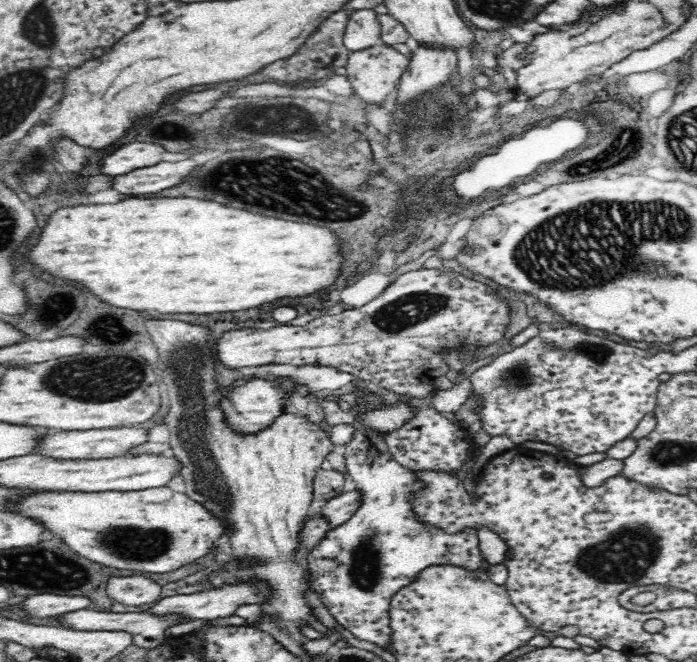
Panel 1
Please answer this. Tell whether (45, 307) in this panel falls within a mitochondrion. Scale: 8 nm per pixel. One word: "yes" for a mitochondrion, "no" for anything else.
yes

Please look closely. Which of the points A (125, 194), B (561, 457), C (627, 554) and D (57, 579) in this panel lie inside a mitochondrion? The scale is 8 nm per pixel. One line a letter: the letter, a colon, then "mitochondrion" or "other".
A: other
B: other
C: mitochondrion
D: mitochondrion

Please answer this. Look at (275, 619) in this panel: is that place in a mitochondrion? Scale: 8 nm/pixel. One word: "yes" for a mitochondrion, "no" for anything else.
yes

